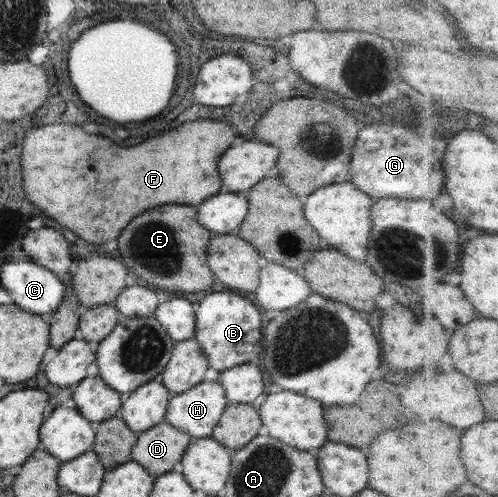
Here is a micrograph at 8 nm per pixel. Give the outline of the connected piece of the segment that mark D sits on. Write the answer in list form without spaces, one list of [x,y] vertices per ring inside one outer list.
[[[162,421],[137,433],[129,459],[142,466],[151,476],[168,473],[181,461],[192,438]]]

